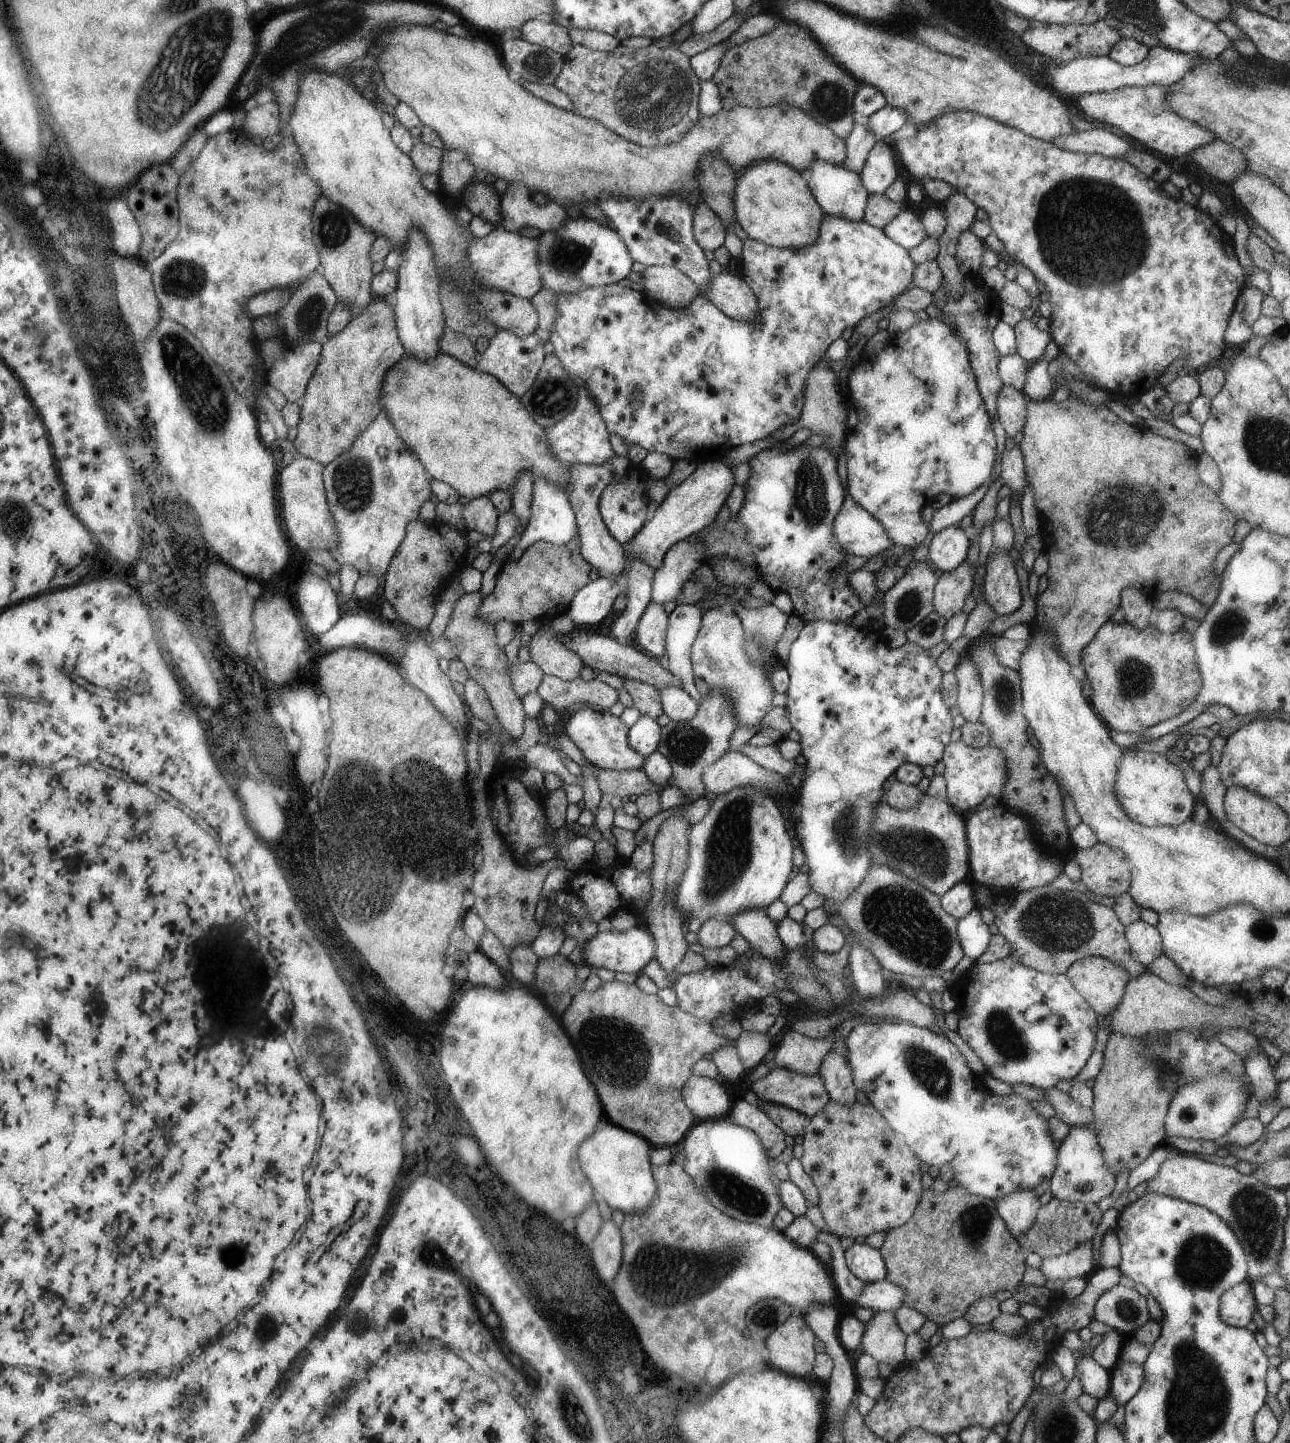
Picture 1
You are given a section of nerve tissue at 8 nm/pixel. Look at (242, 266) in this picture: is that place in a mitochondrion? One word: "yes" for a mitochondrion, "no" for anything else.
no

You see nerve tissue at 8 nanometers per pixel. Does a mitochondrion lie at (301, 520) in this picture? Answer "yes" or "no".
no

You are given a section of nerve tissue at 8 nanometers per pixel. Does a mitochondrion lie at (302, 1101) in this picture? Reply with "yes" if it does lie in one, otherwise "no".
no

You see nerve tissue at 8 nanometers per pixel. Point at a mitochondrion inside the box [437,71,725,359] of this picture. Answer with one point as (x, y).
(567, 258)

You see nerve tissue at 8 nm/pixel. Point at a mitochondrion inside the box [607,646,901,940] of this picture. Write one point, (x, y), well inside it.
(729, 852)

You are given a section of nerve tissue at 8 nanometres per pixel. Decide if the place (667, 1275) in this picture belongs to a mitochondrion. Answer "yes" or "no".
yes

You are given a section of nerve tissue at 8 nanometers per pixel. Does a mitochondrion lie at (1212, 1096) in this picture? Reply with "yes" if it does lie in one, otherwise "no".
yes

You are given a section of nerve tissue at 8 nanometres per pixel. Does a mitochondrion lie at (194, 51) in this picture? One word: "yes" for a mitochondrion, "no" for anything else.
yes

